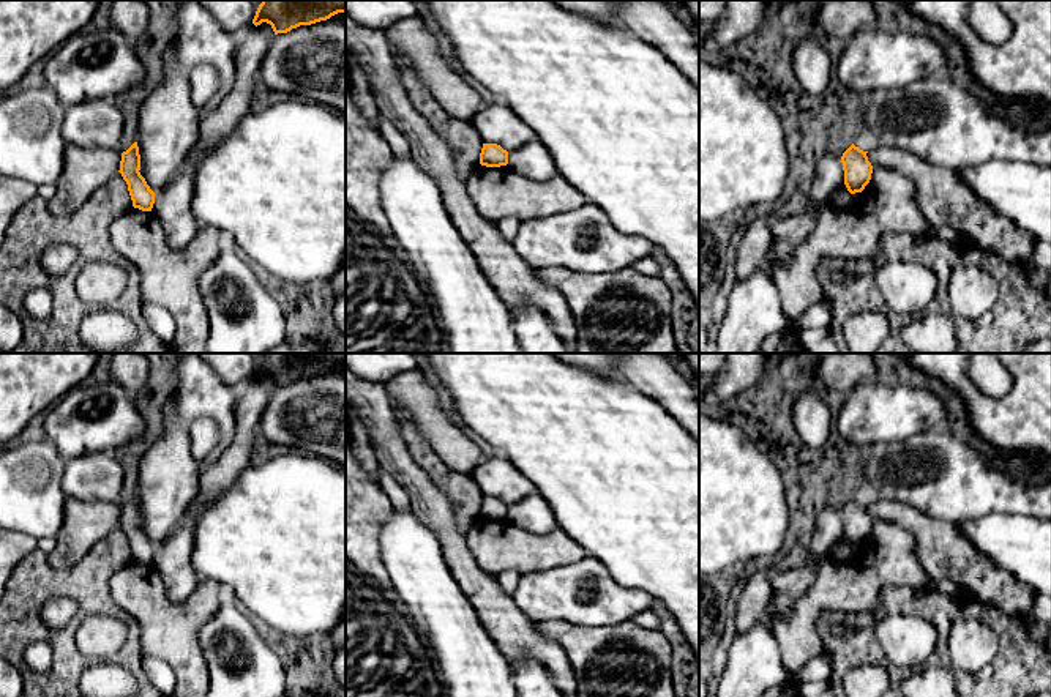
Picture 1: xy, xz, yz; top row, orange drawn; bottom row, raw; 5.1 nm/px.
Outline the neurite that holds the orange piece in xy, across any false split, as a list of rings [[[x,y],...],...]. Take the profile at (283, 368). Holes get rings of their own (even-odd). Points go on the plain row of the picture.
[[[262,353],[252,377],[257,380],[267,375],[278,388],[327,374],[338,366],[346,366],[346,353]]]

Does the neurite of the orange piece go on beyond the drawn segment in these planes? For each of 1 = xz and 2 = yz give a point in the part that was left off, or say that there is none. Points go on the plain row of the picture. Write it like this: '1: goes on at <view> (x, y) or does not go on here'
1: does not go on here
2: does not go on here

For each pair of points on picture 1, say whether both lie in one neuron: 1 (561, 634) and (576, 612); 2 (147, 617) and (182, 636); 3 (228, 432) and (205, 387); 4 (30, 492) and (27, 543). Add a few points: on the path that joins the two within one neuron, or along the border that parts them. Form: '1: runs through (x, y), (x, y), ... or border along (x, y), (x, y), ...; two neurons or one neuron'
1: border along (538, 622), (605, 626); two neurons
2: runs through (155, 617), (174, 636); one neuron
3: runs through (226, 421), (221, 407), (212, 398); one neuron
4: border along (16, 530), (26, 532), (37, 540); two neurons

